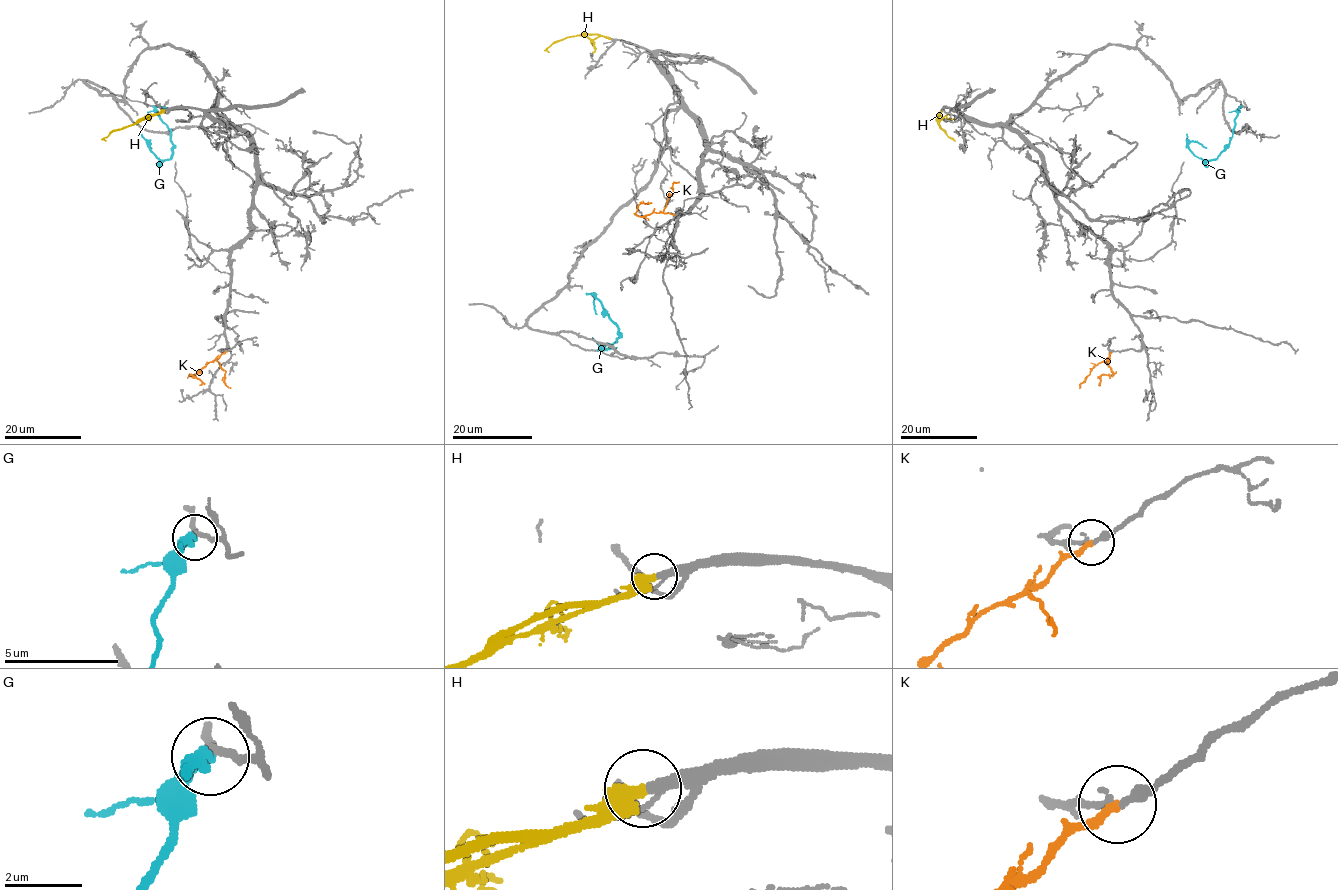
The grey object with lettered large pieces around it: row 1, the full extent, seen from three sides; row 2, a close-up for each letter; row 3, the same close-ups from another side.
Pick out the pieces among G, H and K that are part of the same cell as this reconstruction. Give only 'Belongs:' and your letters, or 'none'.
Belongs: none

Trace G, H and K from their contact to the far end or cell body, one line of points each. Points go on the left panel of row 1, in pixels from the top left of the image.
G: (153, 106), (170, 131), (172, 155), (169, 159), (160, 160), (150, 150), (148, 141), (151, 148)
H: (165, 110), (110, 133), (103, 139), (105, 141)
K: (226, 351), (196, 373), (189, 375), (202, 383), (199, 385)

